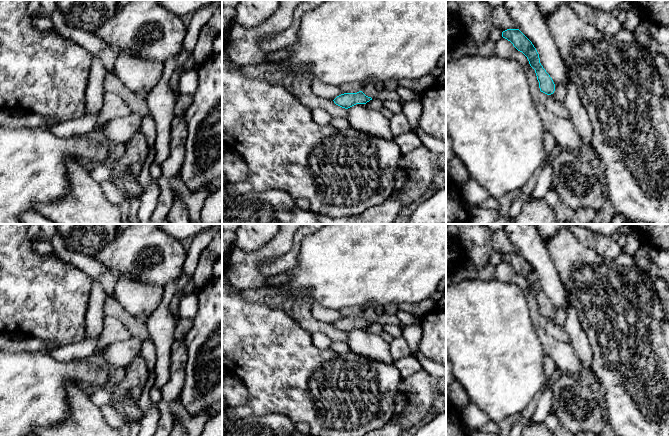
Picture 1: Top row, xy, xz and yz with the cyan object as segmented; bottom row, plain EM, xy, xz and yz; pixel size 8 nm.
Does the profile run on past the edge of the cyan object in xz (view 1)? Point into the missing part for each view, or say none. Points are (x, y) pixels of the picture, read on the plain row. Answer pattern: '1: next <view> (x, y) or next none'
1: next none

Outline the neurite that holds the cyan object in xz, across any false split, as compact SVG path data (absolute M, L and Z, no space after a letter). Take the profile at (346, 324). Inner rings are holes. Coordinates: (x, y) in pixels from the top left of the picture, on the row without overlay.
M362 315L357 317L344 317L337 320L333 325L336 329L348 333L356 328L366 328L372 324L371 321L366 320Z

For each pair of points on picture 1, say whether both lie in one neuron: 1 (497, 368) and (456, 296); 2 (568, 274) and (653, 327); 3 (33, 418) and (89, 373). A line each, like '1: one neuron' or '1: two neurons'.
1: one neuron
2: one neuron
3: one neuron

